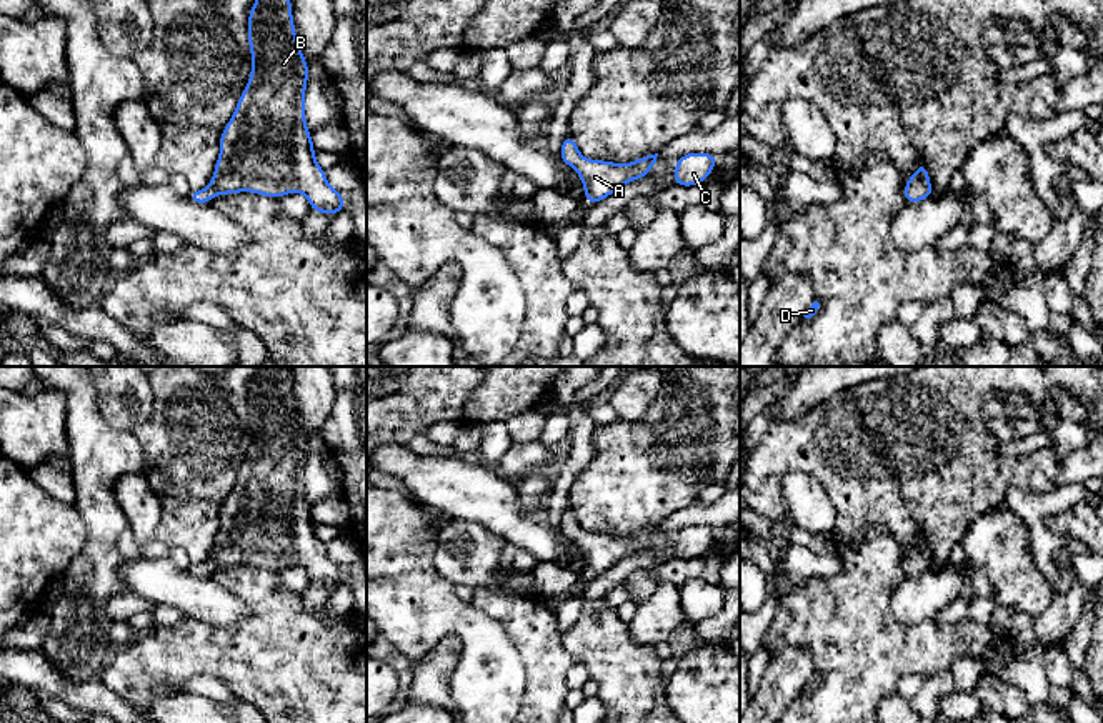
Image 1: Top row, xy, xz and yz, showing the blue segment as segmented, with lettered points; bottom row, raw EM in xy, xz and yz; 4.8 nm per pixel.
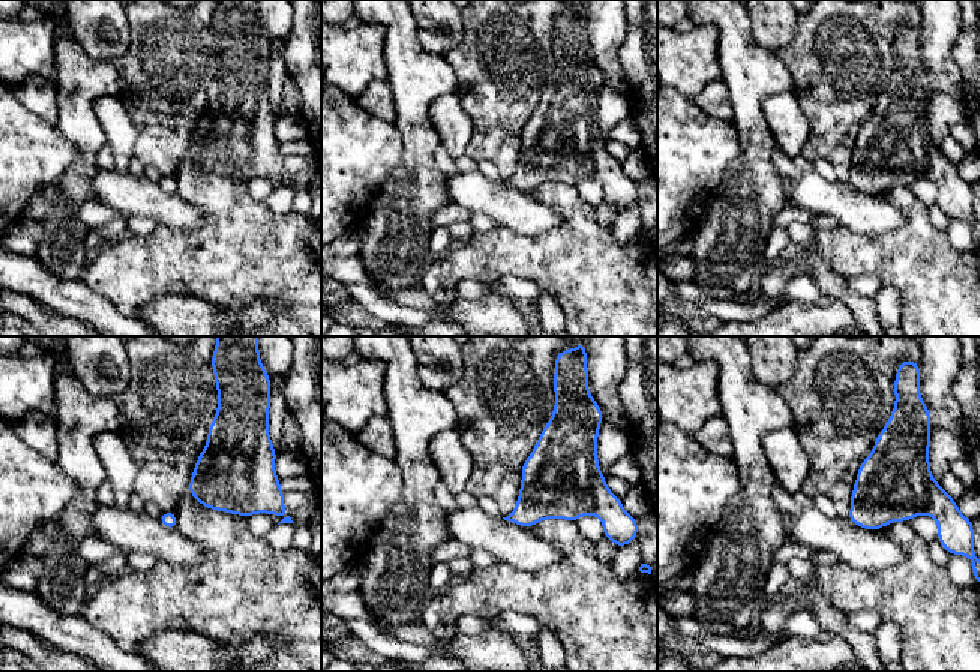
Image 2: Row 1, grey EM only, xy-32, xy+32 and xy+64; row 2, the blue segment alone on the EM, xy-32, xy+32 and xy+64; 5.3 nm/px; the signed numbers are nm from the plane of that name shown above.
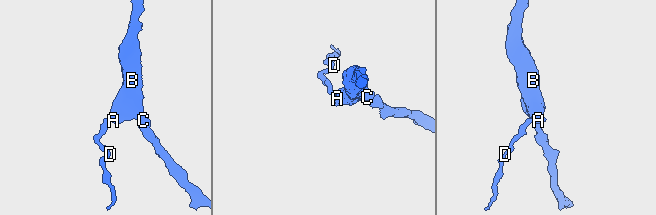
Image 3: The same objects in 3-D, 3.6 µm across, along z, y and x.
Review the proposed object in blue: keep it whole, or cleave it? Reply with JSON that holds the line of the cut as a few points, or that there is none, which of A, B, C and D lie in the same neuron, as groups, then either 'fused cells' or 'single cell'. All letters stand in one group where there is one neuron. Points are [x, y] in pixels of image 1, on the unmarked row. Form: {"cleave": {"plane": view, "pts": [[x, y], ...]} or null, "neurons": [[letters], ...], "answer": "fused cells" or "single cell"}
{"cleave": null, "neurons": [["A", "B", "C", "D"]], "answer": "single cell"}

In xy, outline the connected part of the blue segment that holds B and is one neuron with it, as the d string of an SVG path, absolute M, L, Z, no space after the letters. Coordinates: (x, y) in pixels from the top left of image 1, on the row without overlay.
M257 366L257 375L248 385L248 418L252 446L235 486L220 508L220 528L212 555L205 563L192 563L188 571L197 578L205 578L215 568L250 565L282 571L298 565L307 570L310 583L335 590L345 581L345 568L328 558L325 543L315 533L303 480L308 436L297 415L292 368Z

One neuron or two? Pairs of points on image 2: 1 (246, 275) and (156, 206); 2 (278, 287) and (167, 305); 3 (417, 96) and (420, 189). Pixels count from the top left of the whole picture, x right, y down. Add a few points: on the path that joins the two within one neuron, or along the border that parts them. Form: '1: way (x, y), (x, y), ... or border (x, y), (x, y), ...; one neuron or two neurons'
1: border (204, 215), (204, 221), (195, 228), (159, 227); two neurons
2: border (195, 294), (228, 306), (233, 311), (242, 306); two neurons
3: way (417, 119), (417, 167); one neuron

